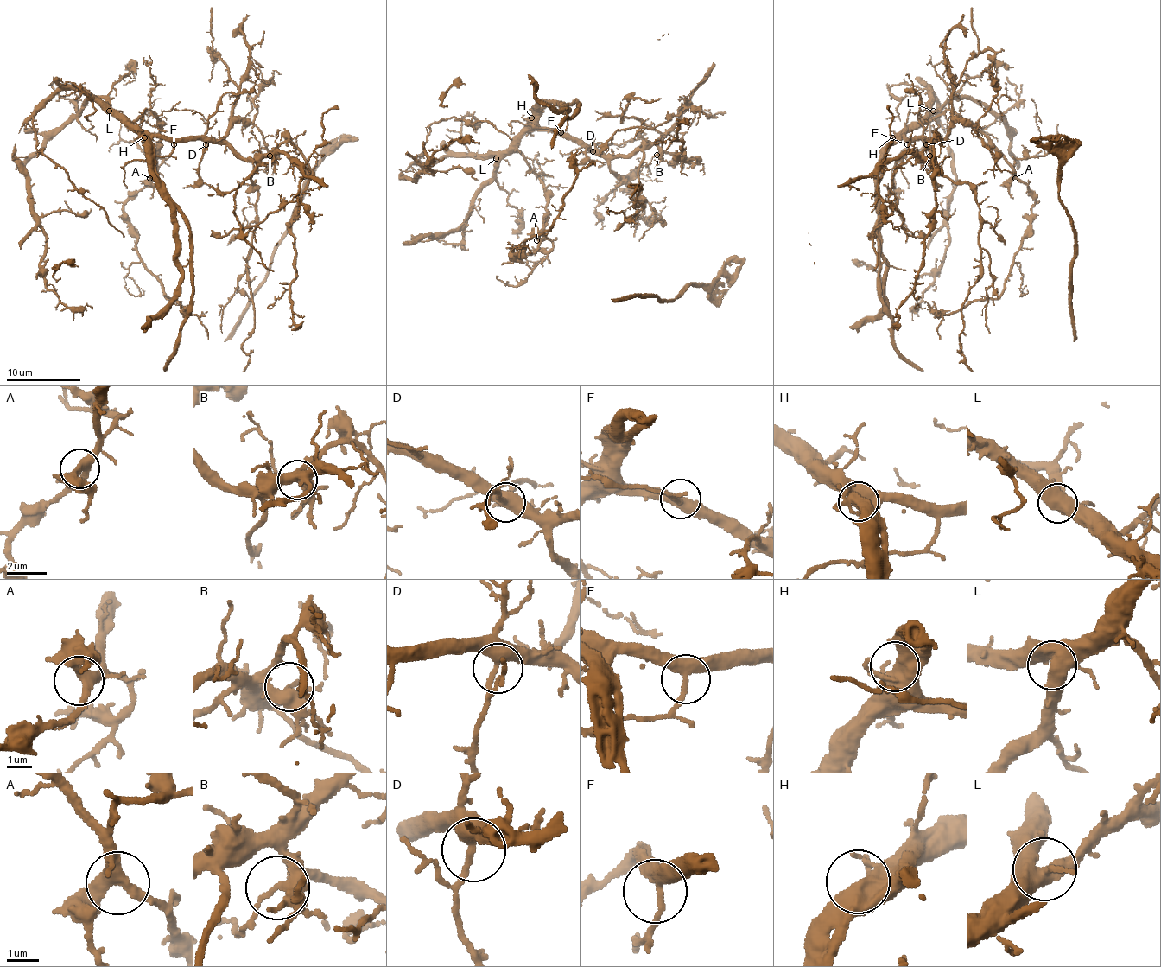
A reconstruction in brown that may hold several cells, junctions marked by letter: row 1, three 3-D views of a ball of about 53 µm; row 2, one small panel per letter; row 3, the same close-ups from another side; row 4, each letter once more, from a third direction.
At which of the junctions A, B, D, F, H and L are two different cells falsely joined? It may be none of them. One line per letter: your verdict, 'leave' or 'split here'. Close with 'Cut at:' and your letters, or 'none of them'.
A: leave
B: leave
D: leave
F: leave
H: leave
L: leave
Cut at: none of them

